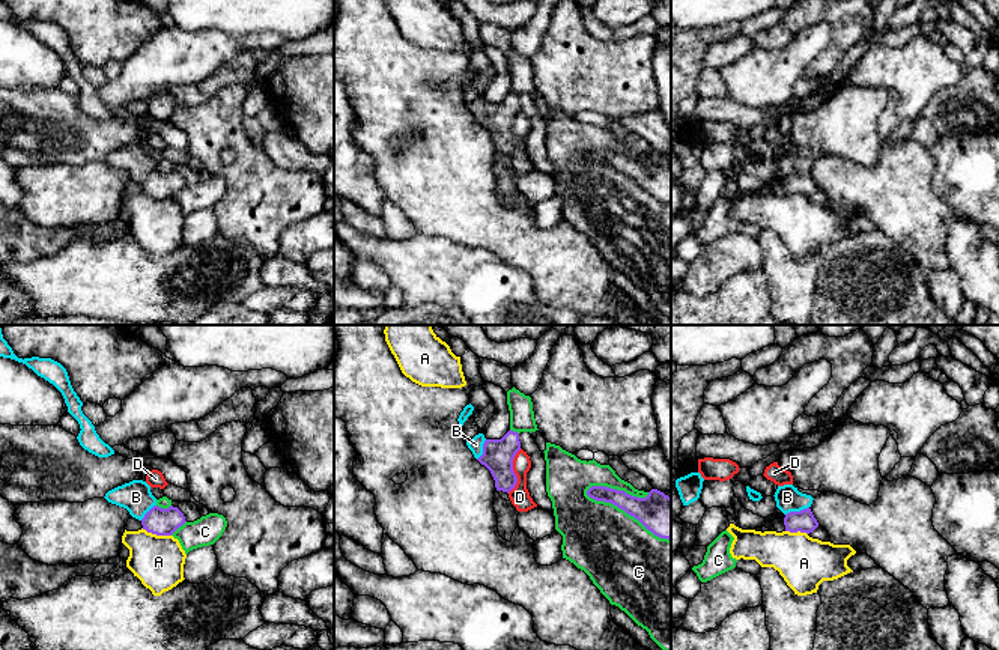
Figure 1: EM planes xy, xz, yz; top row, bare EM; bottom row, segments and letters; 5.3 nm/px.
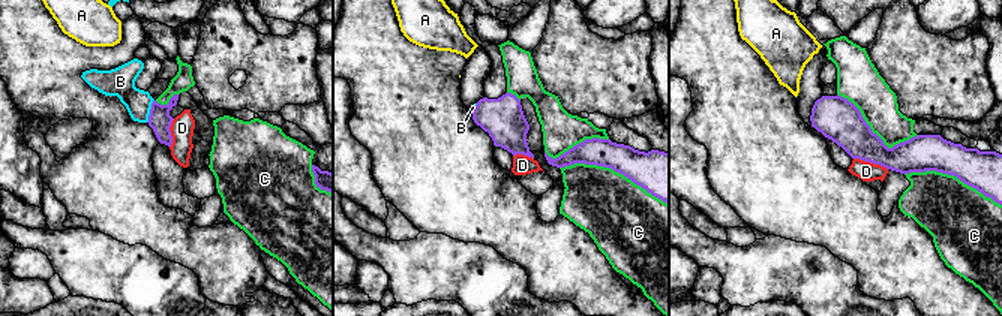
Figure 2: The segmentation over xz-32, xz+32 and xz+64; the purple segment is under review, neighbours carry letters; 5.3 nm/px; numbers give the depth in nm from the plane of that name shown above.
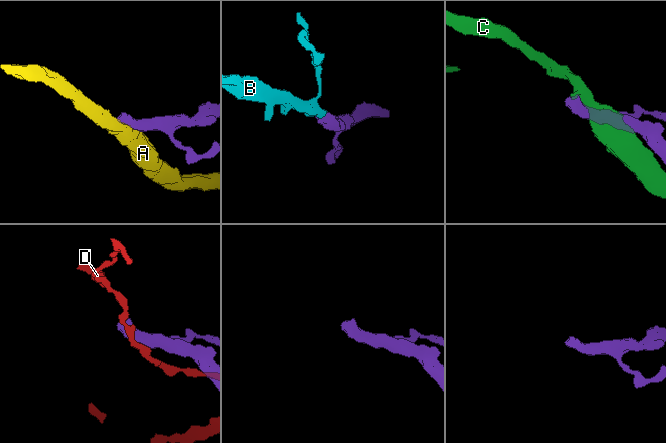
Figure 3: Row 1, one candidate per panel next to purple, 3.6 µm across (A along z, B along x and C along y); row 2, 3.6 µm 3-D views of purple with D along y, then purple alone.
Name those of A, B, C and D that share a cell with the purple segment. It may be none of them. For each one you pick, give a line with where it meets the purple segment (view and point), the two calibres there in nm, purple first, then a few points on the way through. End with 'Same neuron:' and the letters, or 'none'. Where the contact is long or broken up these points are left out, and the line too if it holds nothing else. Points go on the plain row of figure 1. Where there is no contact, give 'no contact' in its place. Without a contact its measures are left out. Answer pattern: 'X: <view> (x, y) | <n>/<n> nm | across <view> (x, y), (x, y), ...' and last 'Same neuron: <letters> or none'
B: yz (796, 175) | 120/140 nm | across yz (804, 184), (796, 175), (787, 160)
Same neuron: B

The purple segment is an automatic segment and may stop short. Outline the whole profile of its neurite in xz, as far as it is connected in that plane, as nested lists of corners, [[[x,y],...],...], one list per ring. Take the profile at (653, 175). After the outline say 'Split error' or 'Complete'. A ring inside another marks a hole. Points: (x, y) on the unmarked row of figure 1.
[[[591,149],[587,158],[596,164],[617,169],[638,182],[654,199],[671,203],[671,161],[663,155],[651,152],[645,161],[638,161],[624,153]]]. Complete

